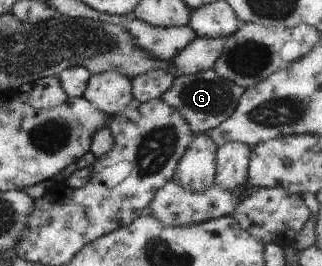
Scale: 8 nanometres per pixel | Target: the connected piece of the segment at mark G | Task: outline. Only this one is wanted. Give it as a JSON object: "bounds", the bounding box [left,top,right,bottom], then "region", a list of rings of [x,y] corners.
{"bounds":[160,69,244,136],"region":[[[209,69],[174,76],[170,88],[160,96],[160,100],[168,108],[178,112],[182,120],[188,124],[193,135],[196,136],[216,128],[218,124],[229,118],[236,109],[242,92],[244,89],[236,86],[234,82],[221,78],[213,69]]]}

